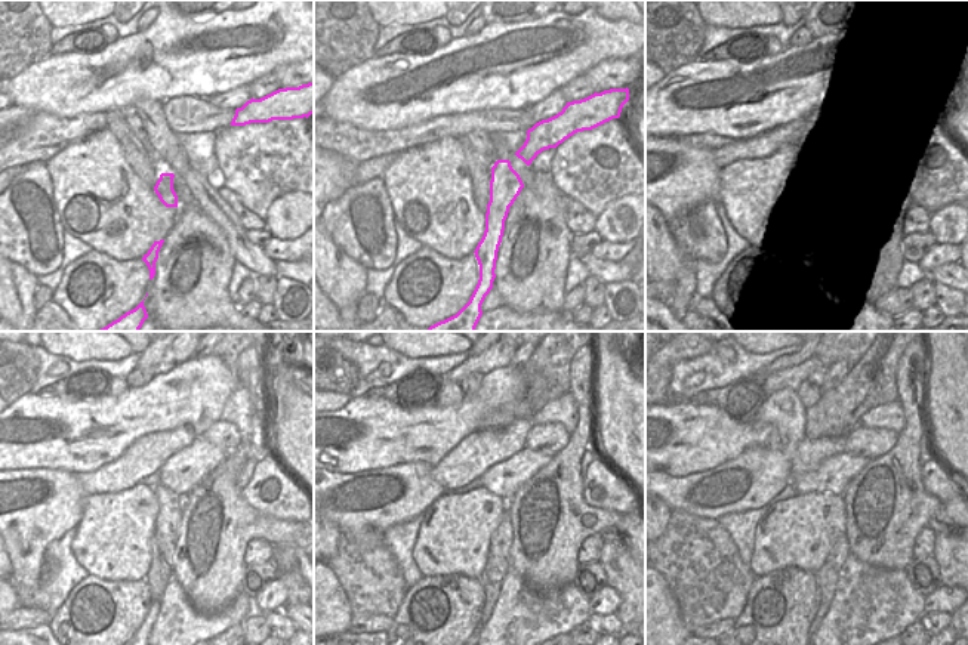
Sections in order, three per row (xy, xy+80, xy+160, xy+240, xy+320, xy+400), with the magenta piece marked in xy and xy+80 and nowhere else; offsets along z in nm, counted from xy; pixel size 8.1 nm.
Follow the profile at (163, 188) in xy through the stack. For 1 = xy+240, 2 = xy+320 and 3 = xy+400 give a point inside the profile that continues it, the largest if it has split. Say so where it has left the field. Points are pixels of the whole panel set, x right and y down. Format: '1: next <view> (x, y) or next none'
1: next xy+240 (145, 627)
2: next xy+320 (477, 630)
3: next none

